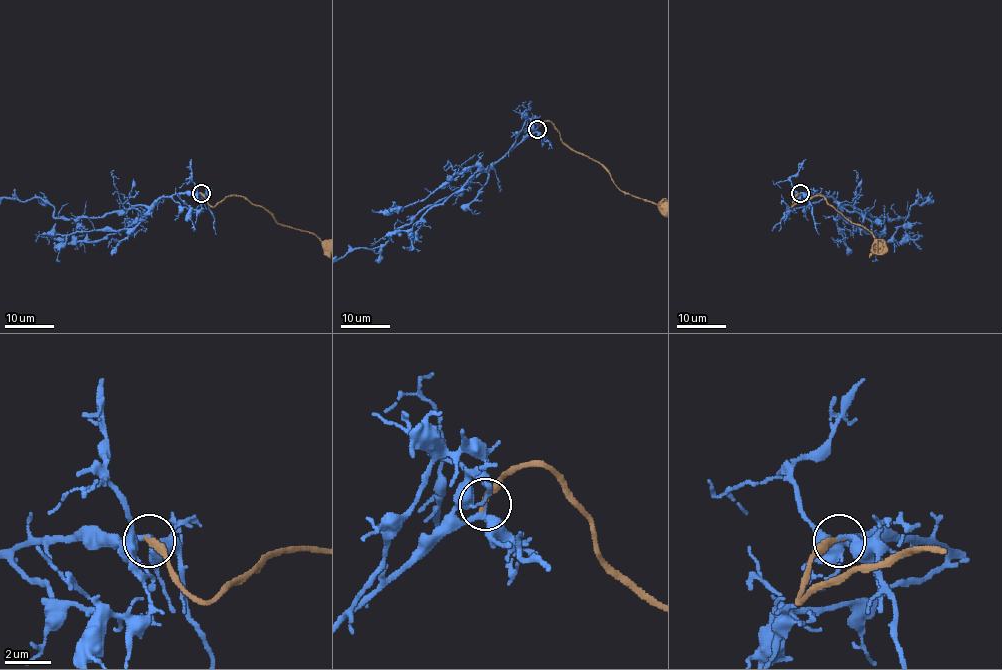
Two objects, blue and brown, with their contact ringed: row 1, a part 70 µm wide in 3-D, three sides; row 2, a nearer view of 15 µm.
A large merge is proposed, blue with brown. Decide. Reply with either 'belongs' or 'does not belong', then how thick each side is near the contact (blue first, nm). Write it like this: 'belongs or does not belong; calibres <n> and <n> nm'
belongs; calibres 190 and 320 nm

